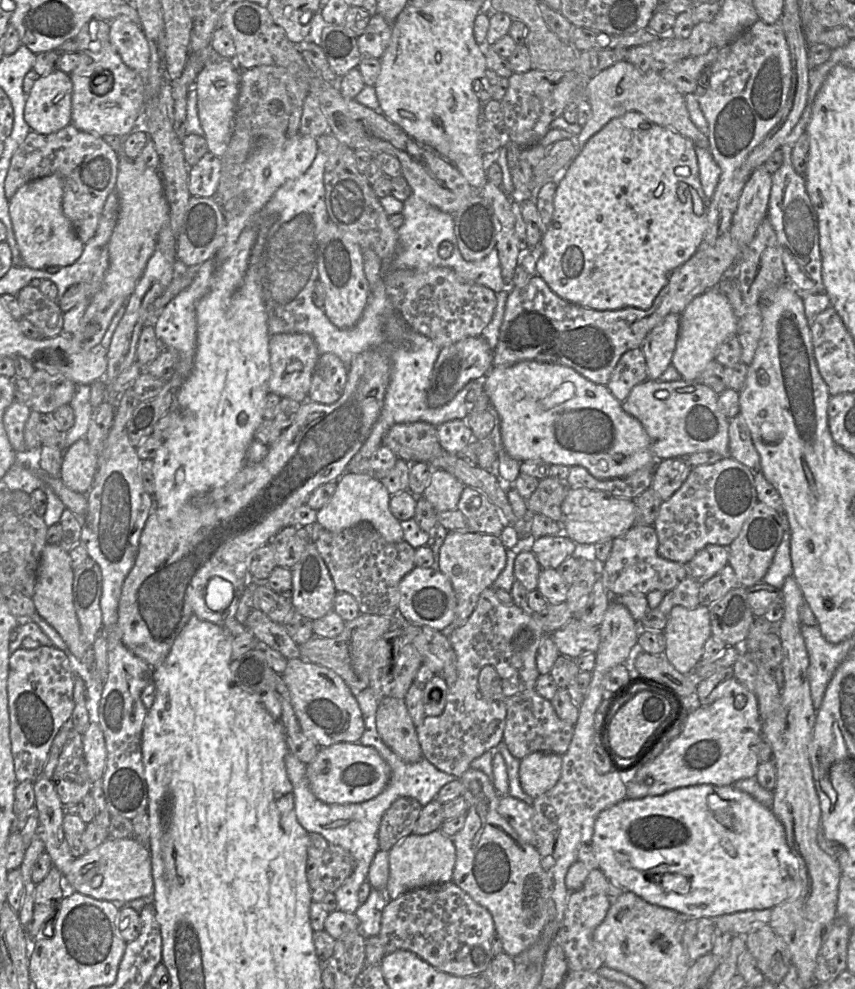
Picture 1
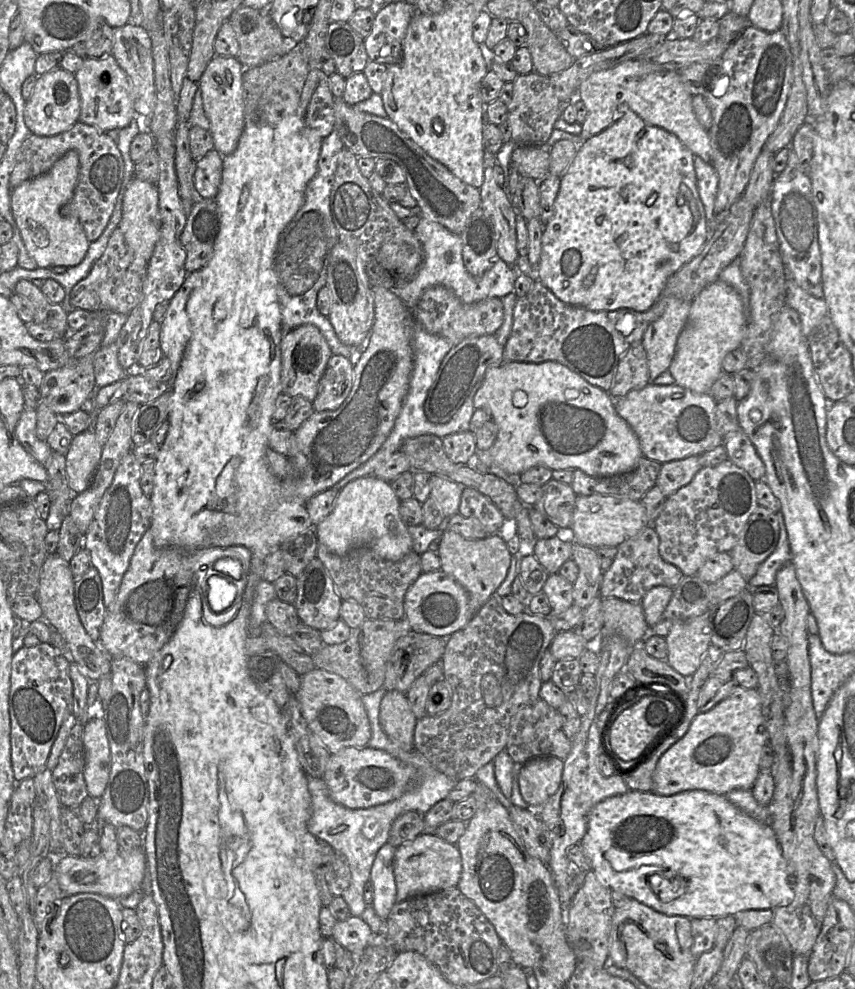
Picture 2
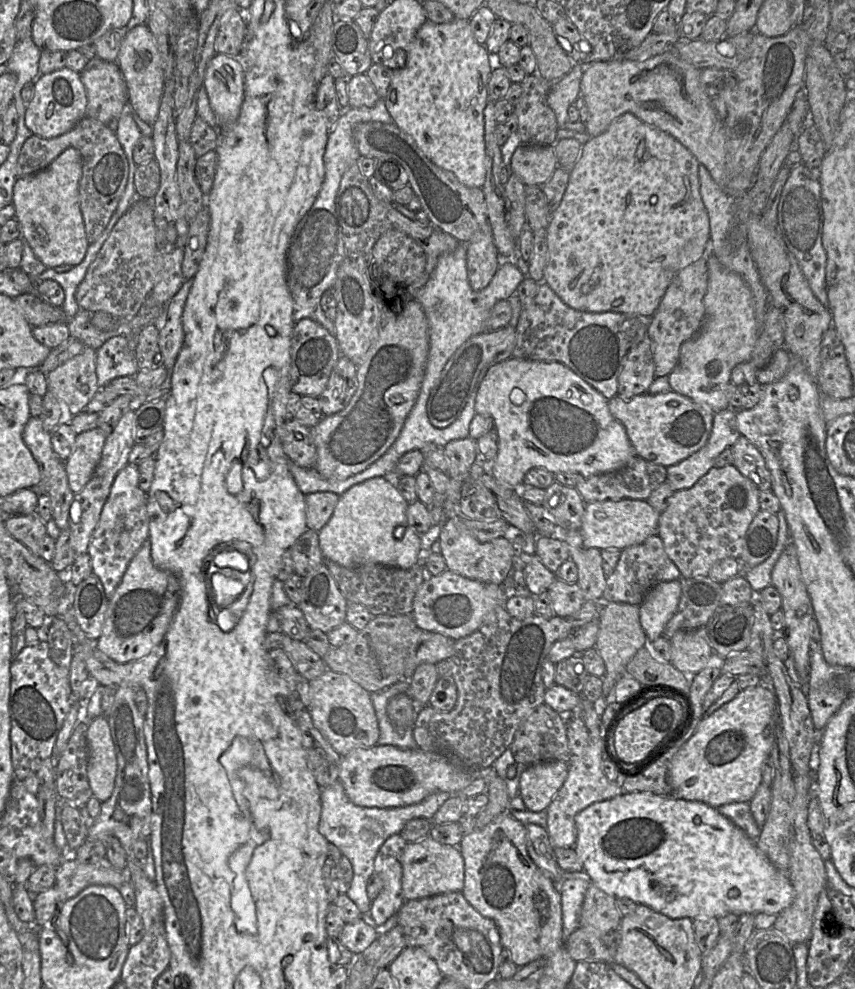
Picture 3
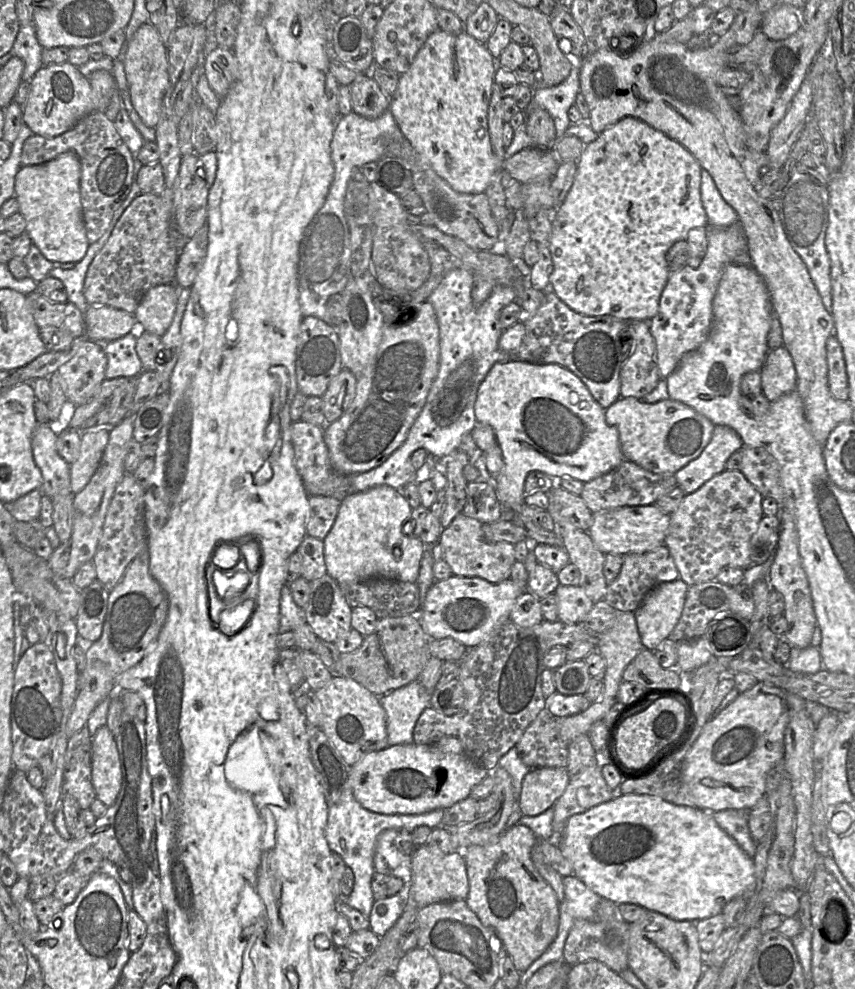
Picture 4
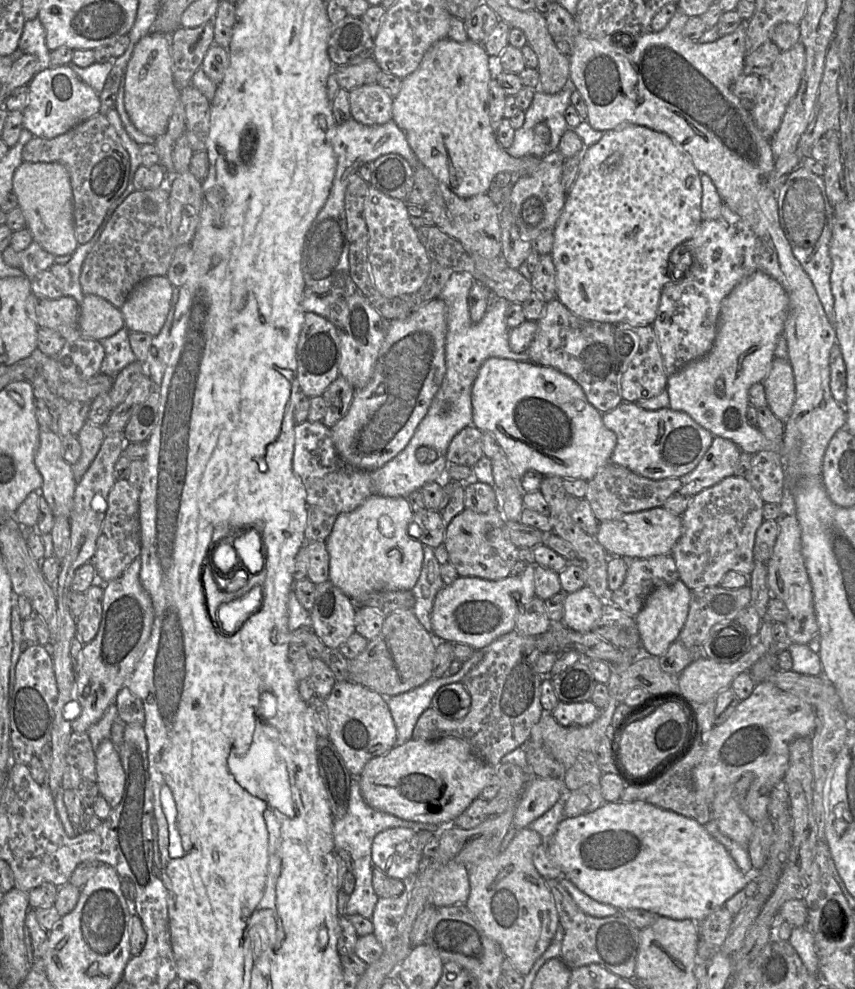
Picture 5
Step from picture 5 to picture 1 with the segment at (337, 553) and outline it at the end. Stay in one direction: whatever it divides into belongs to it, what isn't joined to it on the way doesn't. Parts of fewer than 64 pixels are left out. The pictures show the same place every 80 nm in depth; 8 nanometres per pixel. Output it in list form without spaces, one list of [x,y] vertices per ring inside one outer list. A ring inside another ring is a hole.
[[[344,472],[338,479],[331,500],[317,512],[316,522],[330,532],[340,532],[361,522],[371,524],[389,543],[404,540],[400,521],[390,511],[391,495],[380,480],[368,475]]]

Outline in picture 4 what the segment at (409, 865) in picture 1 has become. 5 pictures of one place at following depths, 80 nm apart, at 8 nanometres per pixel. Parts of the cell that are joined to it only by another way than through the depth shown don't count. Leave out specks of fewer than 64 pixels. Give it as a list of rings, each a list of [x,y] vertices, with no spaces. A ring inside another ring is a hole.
[[[428,844],[417,846],[412,856],[410,896],[419,907],[432,903],[466,900],[469,893],[467,866],[462,852],[443,853]]]

